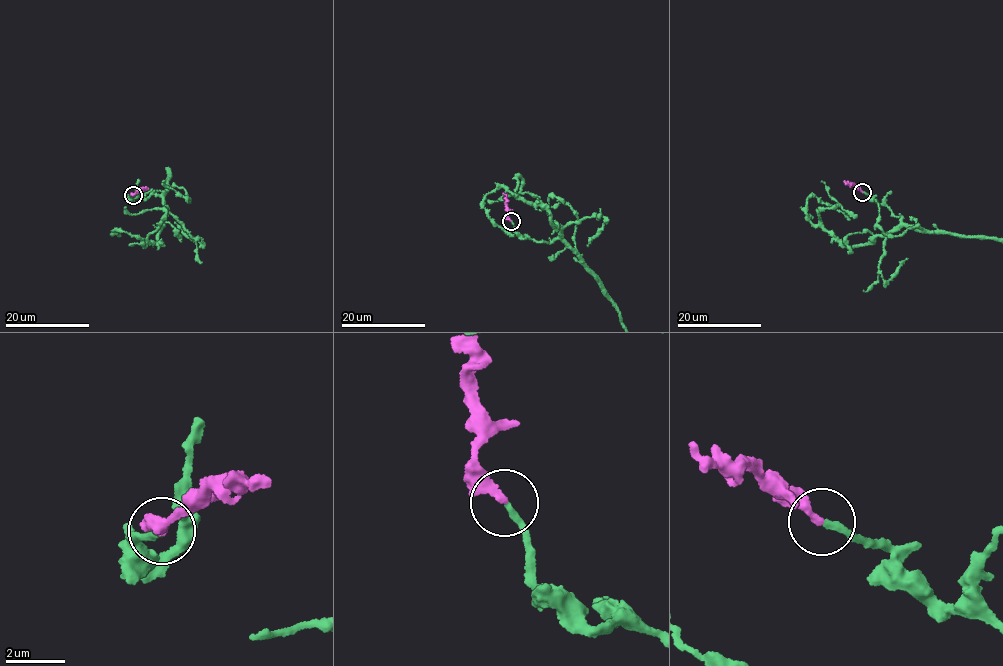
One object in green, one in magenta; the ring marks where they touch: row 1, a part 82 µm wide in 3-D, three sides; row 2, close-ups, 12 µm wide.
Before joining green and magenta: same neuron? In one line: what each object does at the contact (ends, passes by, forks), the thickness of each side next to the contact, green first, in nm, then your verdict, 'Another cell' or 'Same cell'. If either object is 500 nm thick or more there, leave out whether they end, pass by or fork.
At the ring green ends. At the ring magenta ends. Thickness 220 nm (green) against 320 nm. Same cell

